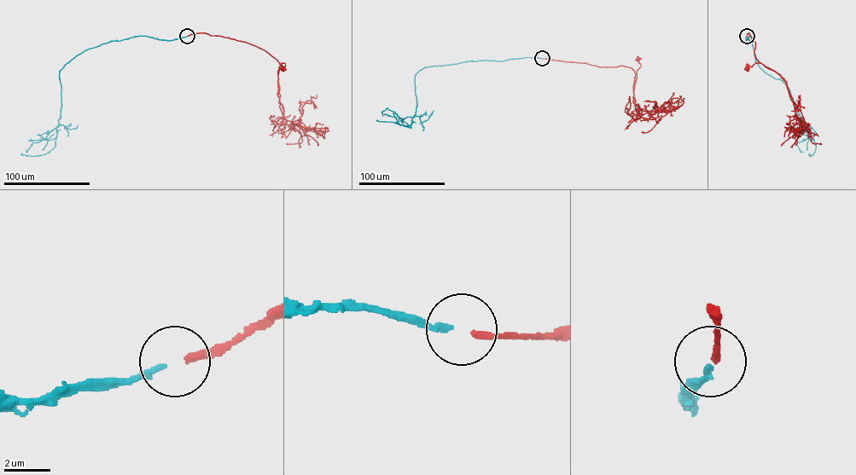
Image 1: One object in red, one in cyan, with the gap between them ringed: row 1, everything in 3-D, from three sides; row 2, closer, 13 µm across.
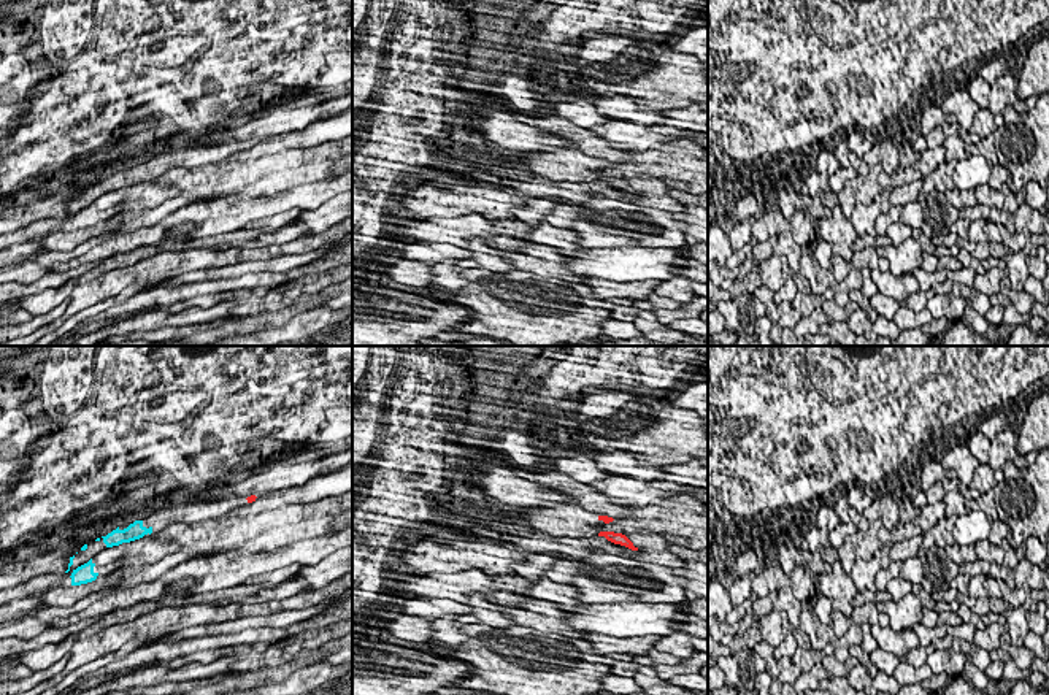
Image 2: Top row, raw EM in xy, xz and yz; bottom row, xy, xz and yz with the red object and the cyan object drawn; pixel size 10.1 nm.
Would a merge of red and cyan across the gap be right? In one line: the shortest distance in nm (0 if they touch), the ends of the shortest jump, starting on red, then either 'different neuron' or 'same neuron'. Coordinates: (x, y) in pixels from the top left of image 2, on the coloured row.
gap 1000 nm; span xy (246, 499), (151, 527); same neuron

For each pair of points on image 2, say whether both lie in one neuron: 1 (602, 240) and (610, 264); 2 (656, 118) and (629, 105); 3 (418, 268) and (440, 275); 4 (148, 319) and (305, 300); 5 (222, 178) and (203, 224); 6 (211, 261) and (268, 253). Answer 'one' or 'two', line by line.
1: two
2: one
3: one
4: two
5: two
6: one

